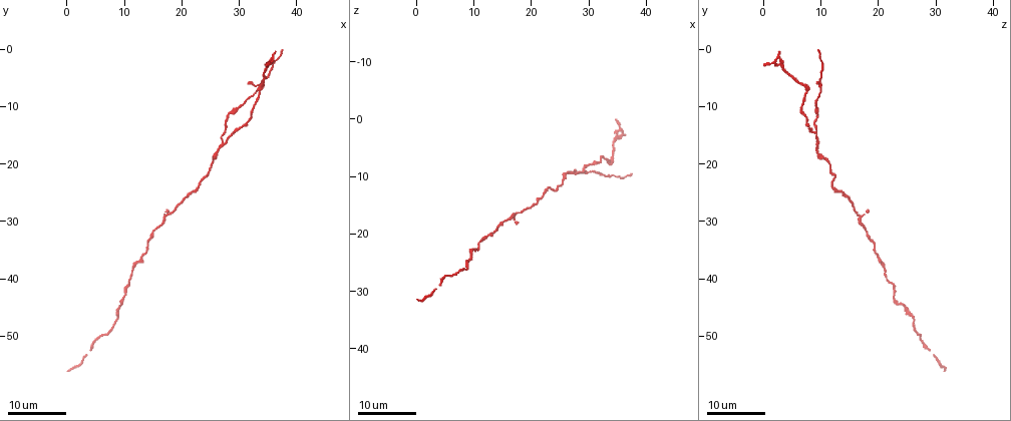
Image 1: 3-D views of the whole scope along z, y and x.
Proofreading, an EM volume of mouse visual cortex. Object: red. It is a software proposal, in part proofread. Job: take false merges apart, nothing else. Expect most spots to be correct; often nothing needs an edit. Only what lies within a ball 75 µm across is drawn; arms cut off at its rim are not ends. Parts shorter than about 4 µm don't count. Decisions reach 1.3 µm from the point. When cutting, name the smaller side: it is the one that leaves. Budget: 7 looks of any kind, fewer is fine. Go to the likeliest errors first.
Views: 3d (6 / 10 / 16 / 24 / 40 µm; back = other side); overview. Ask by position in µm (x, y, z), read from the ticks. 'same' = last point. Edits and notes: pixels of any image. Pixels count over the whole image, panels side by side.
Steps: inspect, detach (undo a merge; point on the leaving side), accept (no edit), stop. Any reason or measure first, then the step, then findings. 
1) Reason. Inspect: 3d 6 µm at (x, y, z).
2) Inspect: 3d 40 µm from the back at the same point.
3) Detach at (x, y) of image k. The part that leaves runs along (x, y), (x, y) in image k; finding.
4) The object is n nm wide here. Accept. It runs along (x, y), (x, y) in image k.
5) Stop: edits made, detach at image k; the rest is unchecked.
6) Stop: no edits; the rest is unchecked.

Three-way junction. Inspect: 3d 16 µm at (27.5, 16.5, 9.5).

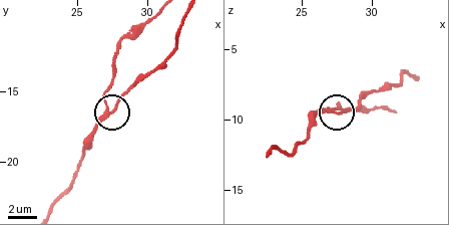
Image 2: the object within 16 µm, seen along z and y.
Inspect: 3d 6 µm at the same point.

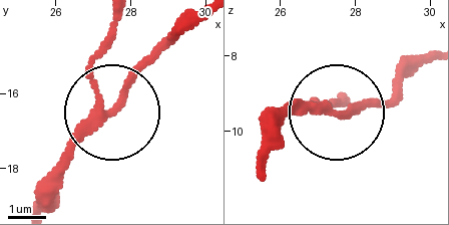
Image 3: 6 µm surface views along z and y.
Detach at (95, 52) of image 3. The part that leaves runs along (103, 104), (93, 59), (112, 21) in image 3; two neurons meet here.

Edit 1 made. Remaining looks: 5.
Three-way junction. Inspect: 3d 24 µm at (17.0, 29.5, 16.5).

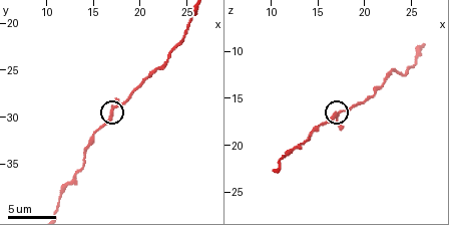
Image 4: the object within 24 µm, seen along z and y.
Inspect: 3d 6 µm at (17.4, 29.0, 16.8).

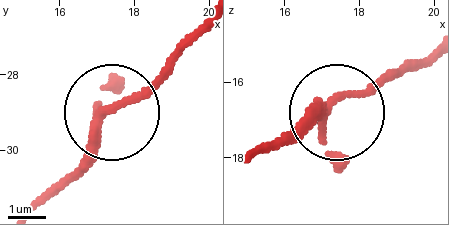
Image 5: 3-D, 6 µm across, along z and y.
Accept. It runs along (377, 90), (278, 135) in image 5; all the same neuron.

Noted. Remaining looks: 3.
Thick turns thin. Inspect: 3d 24 µm at (4.0, 52.0, 28.5).

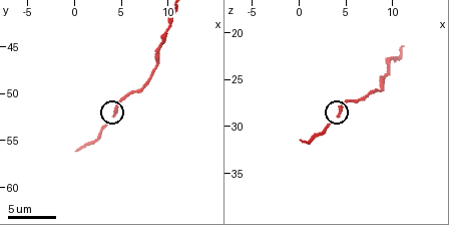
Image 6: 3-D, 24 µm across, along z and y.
Inspect: 3d 10 µm at (4.4, 52.2, 28.2).

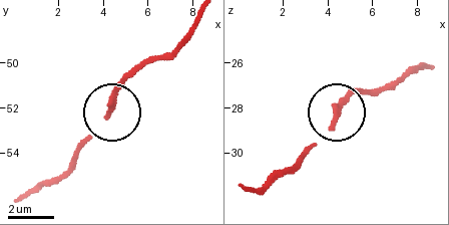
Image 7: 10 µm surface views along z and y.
The object is 380 nm wide here. Accept. It runs along (428, 65), (413, 67), (390, 86), (350, 93), (300, 161) in image 7; all the same neuron.

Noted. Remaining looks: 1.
Stop: edits made, detach at image 3; the rest is unchecked.

